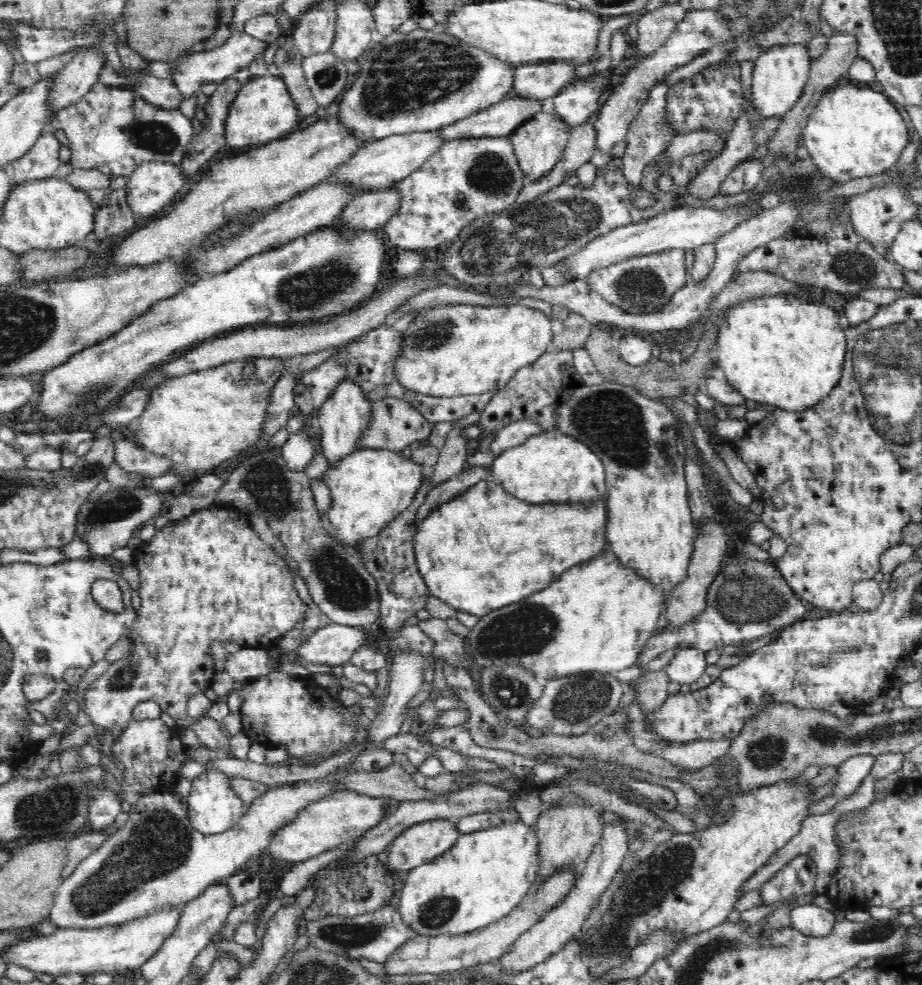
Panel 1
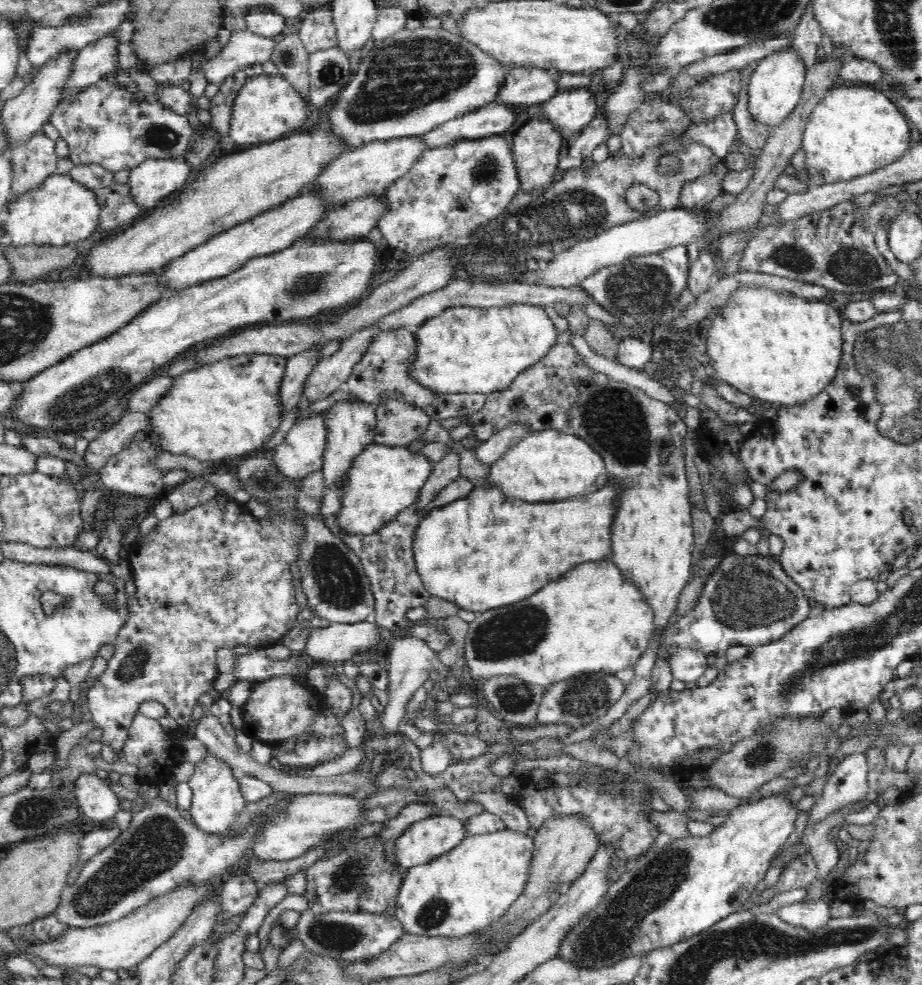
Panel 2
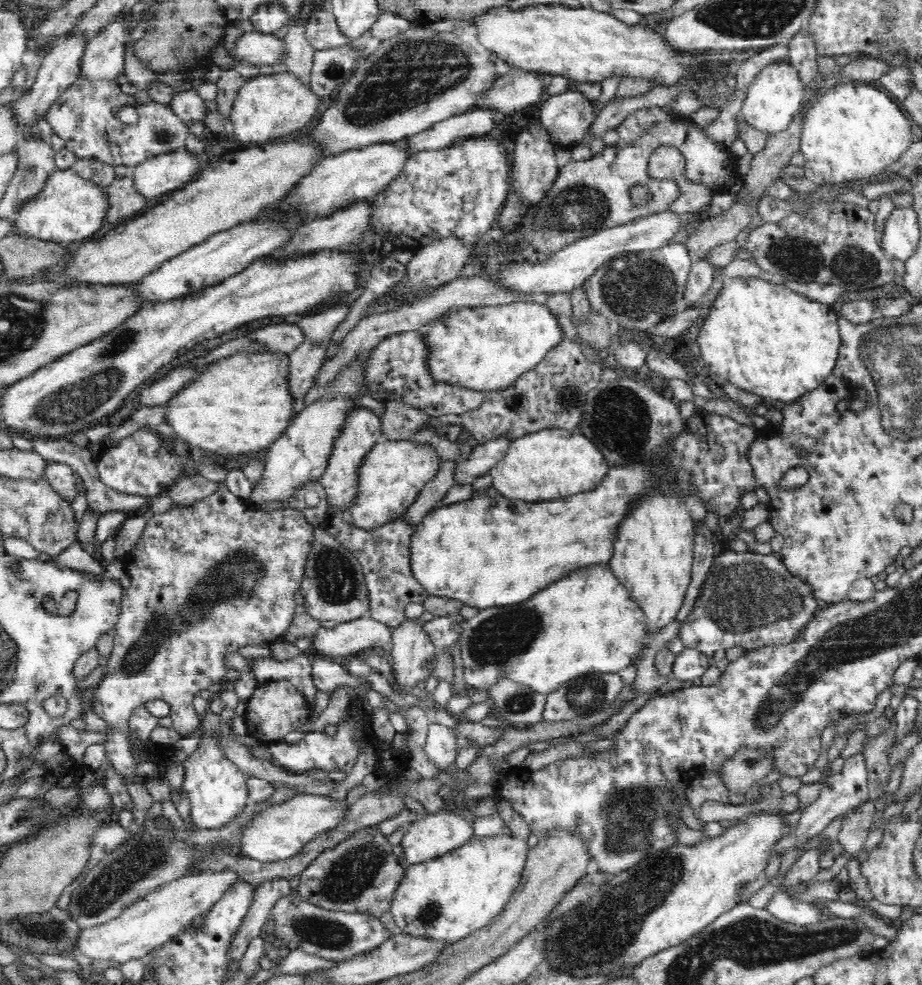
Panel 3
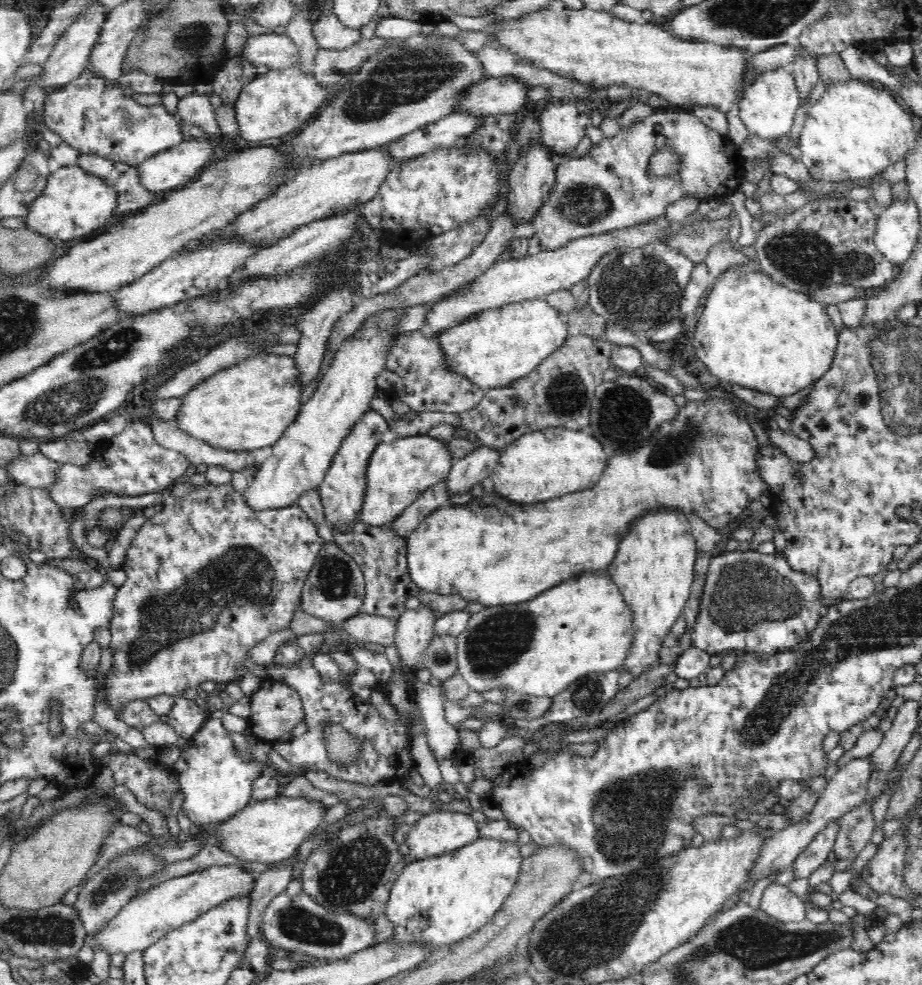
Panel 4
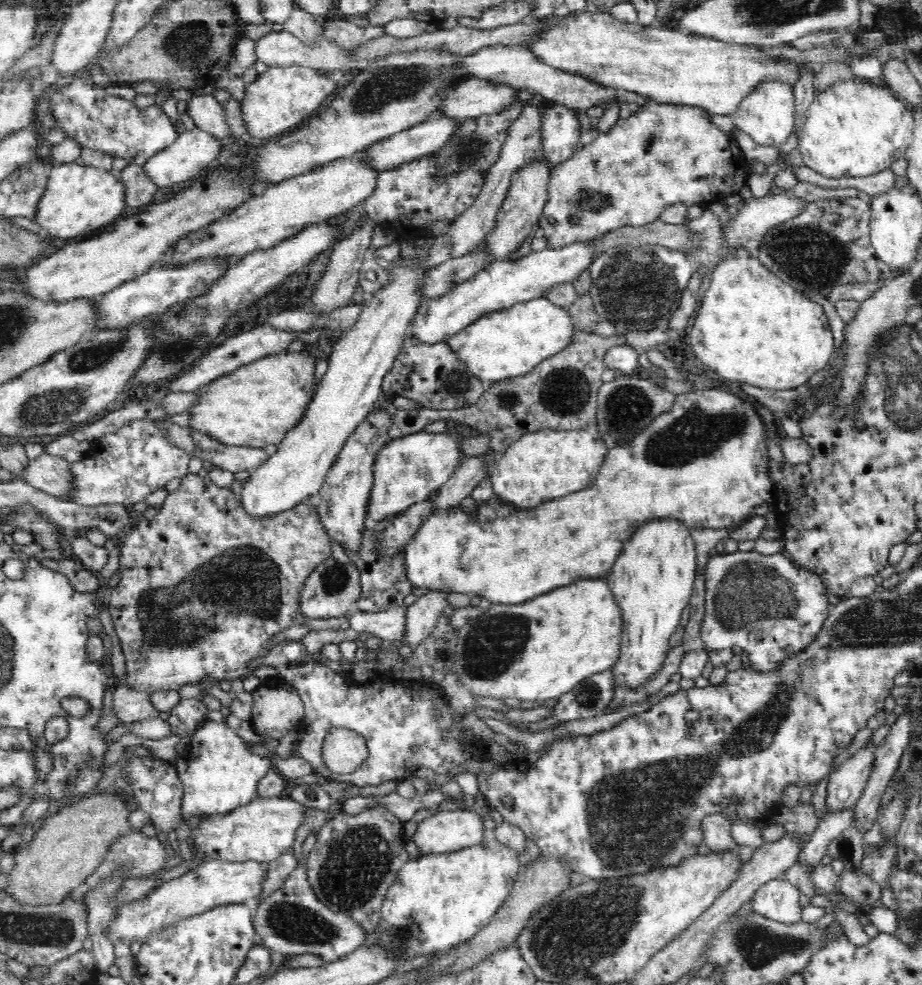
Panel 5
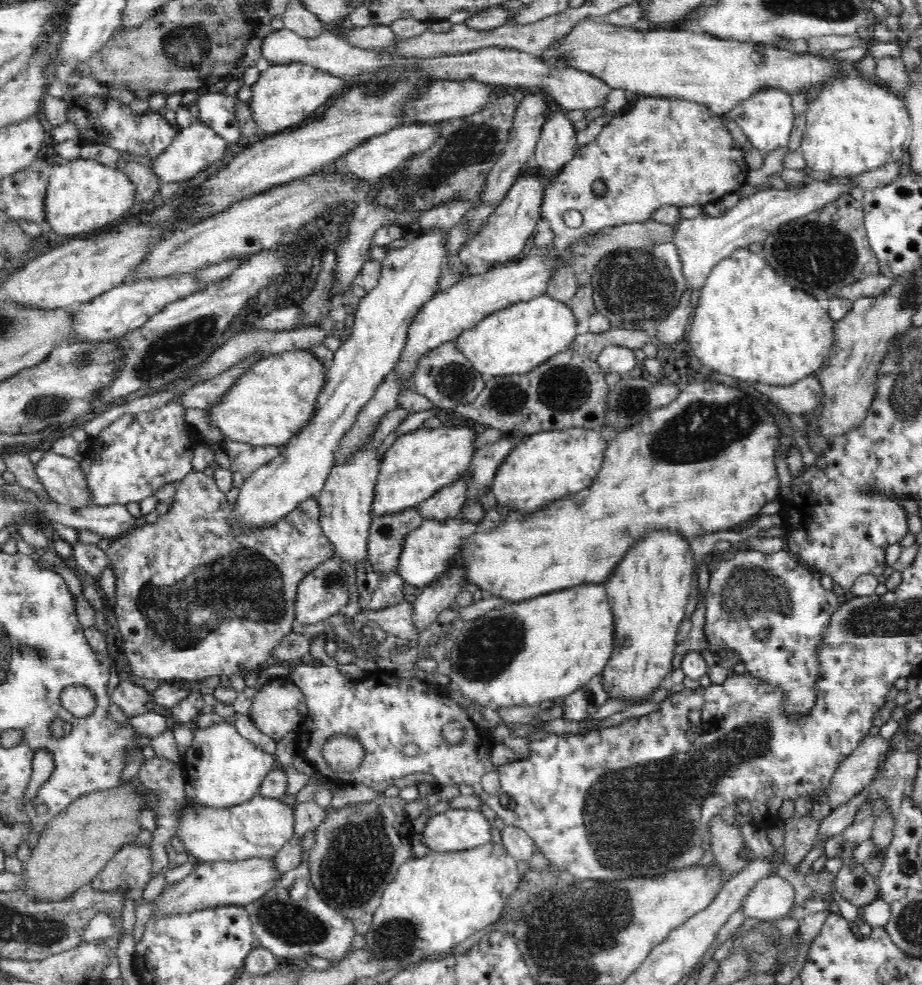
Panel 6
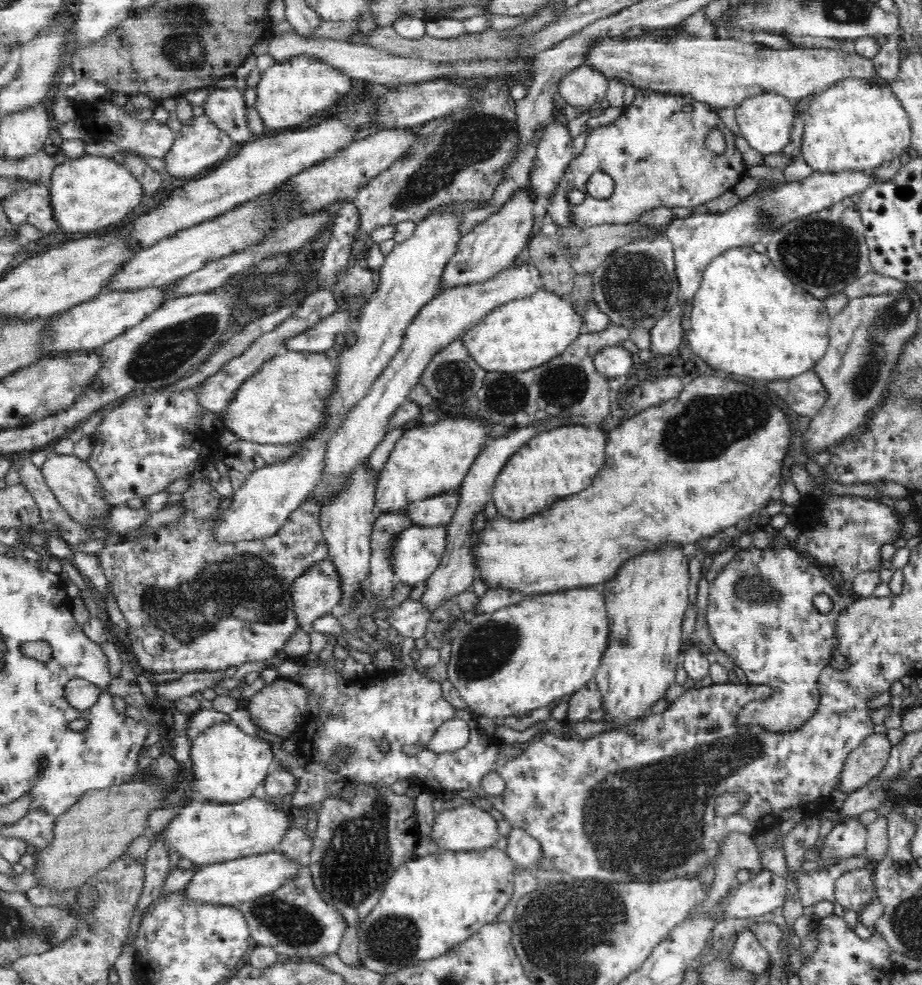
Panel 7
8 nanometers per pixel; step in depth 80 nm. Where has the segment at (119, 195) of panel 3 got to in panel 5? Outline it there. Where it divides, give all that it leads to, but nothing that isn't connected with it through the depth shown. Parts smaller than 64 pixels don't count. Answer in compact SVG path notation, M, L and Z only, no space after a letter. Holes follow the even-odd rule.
M132 164L122 170L121 180L127 187L127 207L142 207L151 204L160 192L152 177L146 173L144 167Z

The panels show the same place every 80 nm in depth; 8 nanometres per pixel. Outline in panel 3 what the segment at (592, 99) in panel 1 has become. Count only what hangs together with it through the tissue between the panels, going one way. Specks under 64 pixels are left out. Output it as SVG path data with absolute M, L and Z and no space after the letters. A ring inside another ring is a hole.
M581 91L552 95L540 107L540 126L563 149L572 149L585 139L596 118L594 102Z

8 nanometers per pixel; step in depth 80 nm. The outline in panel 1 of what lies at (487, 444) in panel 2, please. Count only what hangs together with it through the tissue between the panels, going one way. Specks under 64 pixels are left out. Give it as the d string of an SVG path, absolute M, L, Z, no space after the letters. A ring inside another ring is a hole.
M517 420L516 422L507 424L504 428L497 431L496 436L492 438L488 450L490 454L496 458L502 452L509 448L514 448L523 441L528 440L530 436L542 433L543 430L534 420Z

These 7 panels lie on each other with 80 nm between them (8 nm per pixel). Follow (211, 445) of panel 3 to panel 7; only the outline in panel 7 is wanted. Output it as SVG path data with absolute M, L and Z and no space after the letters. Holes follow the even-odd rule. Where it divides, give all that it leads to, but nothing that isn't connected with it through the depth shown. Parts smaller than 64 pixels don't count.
M290 351L264 362L259 370L248 377L232 398L230 408L225 411L225 428L239 439L260 444L300 443L316 435L329 419L330 398L337 387L340 365L332 364L325 353Z

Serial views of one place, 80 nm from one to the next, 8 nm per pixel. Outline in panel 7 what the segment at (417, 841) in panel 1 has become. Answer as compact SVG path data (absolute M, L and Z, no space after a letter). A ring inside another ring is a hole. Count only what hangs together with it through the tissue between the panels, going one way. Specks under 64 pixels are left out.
M467 802L437 814L430 836L441 850L484 850L500 840L500 828L489 811Z

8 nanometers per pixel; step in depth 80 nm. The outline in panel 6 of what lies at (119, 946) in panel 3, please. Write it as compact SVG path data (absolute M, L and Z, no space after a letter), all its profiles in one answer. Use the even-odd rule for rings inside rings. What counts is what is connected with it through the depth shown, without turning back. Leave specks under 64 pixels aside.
M252 857L237 861L217 861L216 863L196 863L186 878L172 886L166 886L157 897L153 915L156 913L177 913L193 911L220 905L242 905L261 899L277 886L283 874L278 871L274 857Z

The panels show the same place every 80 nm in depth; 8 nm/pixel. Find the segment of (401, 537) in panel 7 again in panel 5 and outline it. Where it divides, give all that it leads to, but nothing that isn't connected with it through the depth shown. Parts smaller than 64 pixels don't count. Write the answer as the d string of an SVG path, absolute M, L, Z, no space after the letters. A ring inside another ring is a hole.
M716 387L712 388L694 388L692 390L688 390L688 392L684 392L684 394L680 394L675 398L674 406L670 412L664 412L662 414L656 415L640 432L634 433L632 438L628 438L628 440L622 440L618 446L614 446L614 448L610 448L608 452L606 452L606 460L604 460L604 464L602 464L602 470L600 470L600 474L598 474L598 478L596 478L596 482L592 484L592 488L586 488L586 490L582 490L582 492L574 492L574 494L570 494L570 496L562 496L562 498L558 498L558 500L552 500L552 502L546 502L546 504L542 504L542 506L538 506L538 508L534 508L534 510L518 510L518 508L506 508L506 504L502 504L502 500L498 500L498 498L490 498L487 503L482 503L477 506L477 510L473 513L476 514L474 518L473 515L466 514L461 508L458 510L454 510L454 512L432 512L432 514L428 517L428 520L420 526L418 532L415 532L409 543L406 544L406 548L404 549L403 555L403 569L406 573L407 579L410 581L410 584L414 588L429 588L432 590L436 589L448 589L450 592L461 592L461 593L471 593L474 596L486 596L488 600L483 600L484 602L489 602L493 604L520 604L520 602L524 602L524 600L530 600L530 598L534 598L534 596L540 596L540 594L544 594L544 592L550 592L550 590L554 590L554 588L562 588L562 586L568 586L568 584L572 584L572 582L578 582L578 580L582 579L606 579L609 575L610 569L614 566L616 560L618 560L618 556L622 554L622 548L624 548L624 544L628 542L628 538L632 538L634 534L636 534L636 530L638 528L642 528L644 524L648 524L648 522L654 522L654 520L666 520L672 519L677 520L682 524L683 527L688 532L694 530L694 528L727 528L729 530L735 529L738 525L742 525L746 520L748 520L751 516L754 515L754 508L756 506L762 506L765 503L773 503L774 501L774 479L772 473L770 473L770 462L773 460L770 459L770 454L768 454L768 440L773 437L774 430L768 432L768 428L766 428L766 424L764 424L764 420L762 420L762 416L760 416L760 412L754 408L754 404L752 402L748 402L748 398L744 400L742 396L736 396L736 394L732 394L732 392L726 391L726 389L720 389ZM486 504L490 504L490 510L486 510L484 506ZM482 512L488 512L486 516L482 514ZM612 540L614 540L614 550L612 550Z

